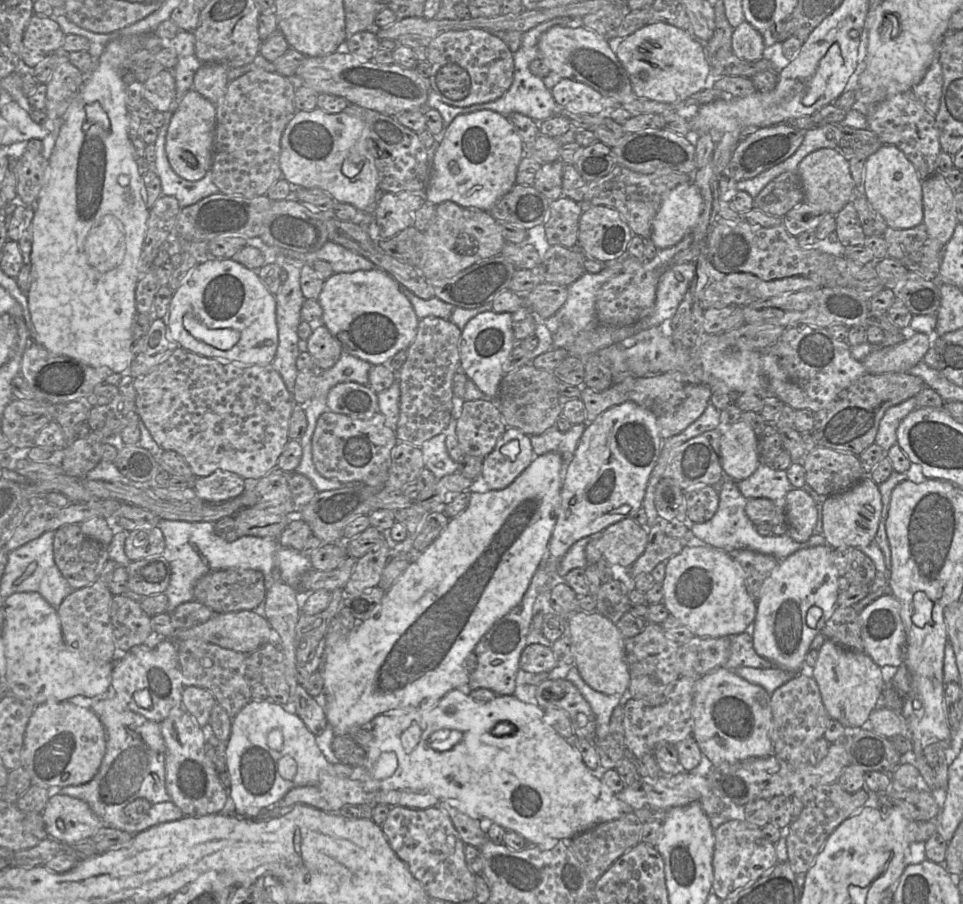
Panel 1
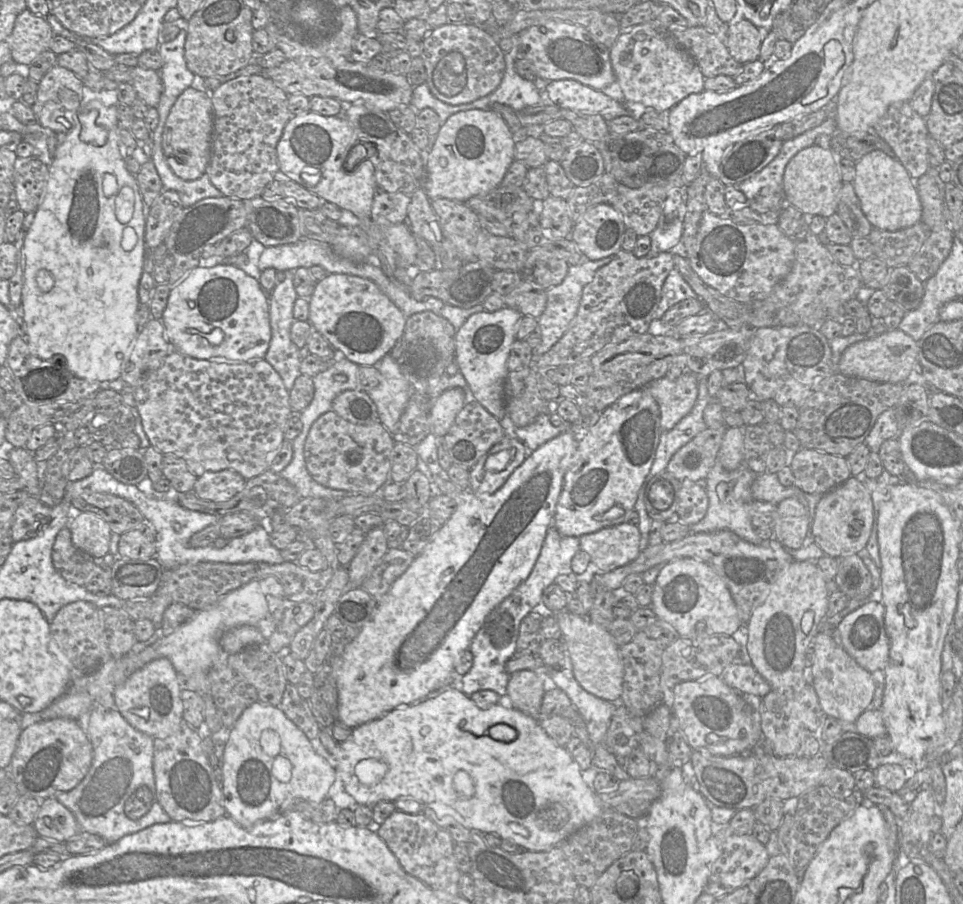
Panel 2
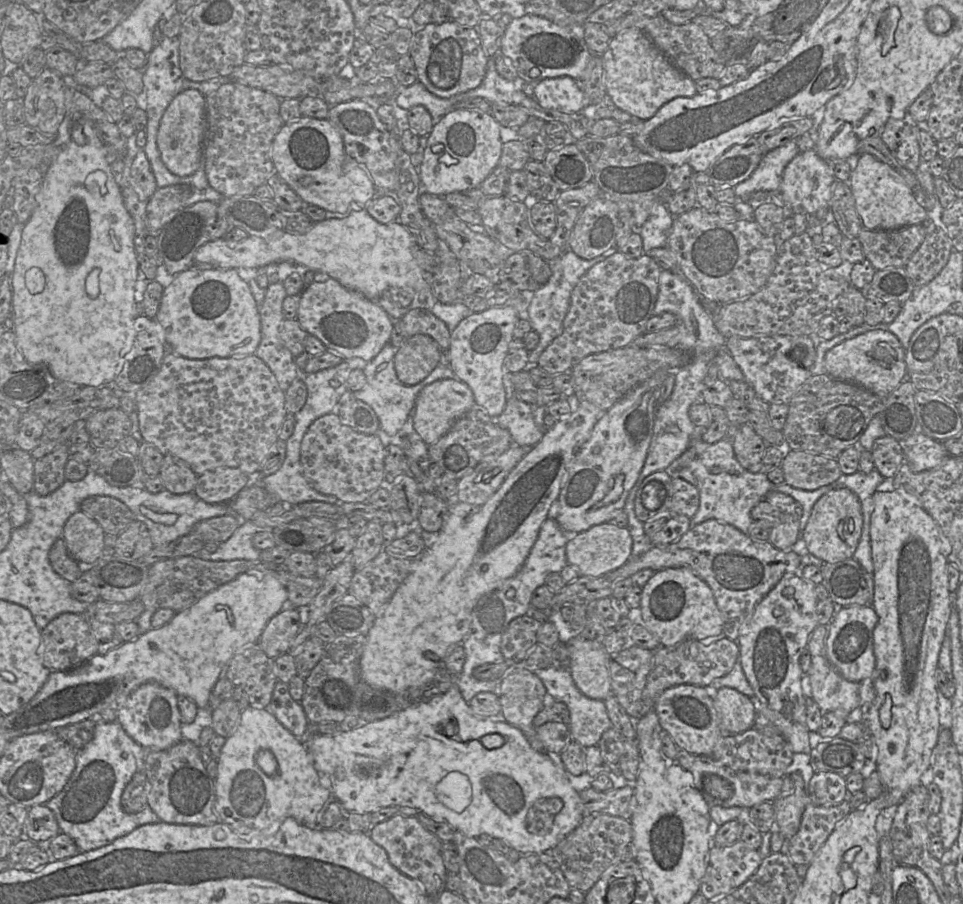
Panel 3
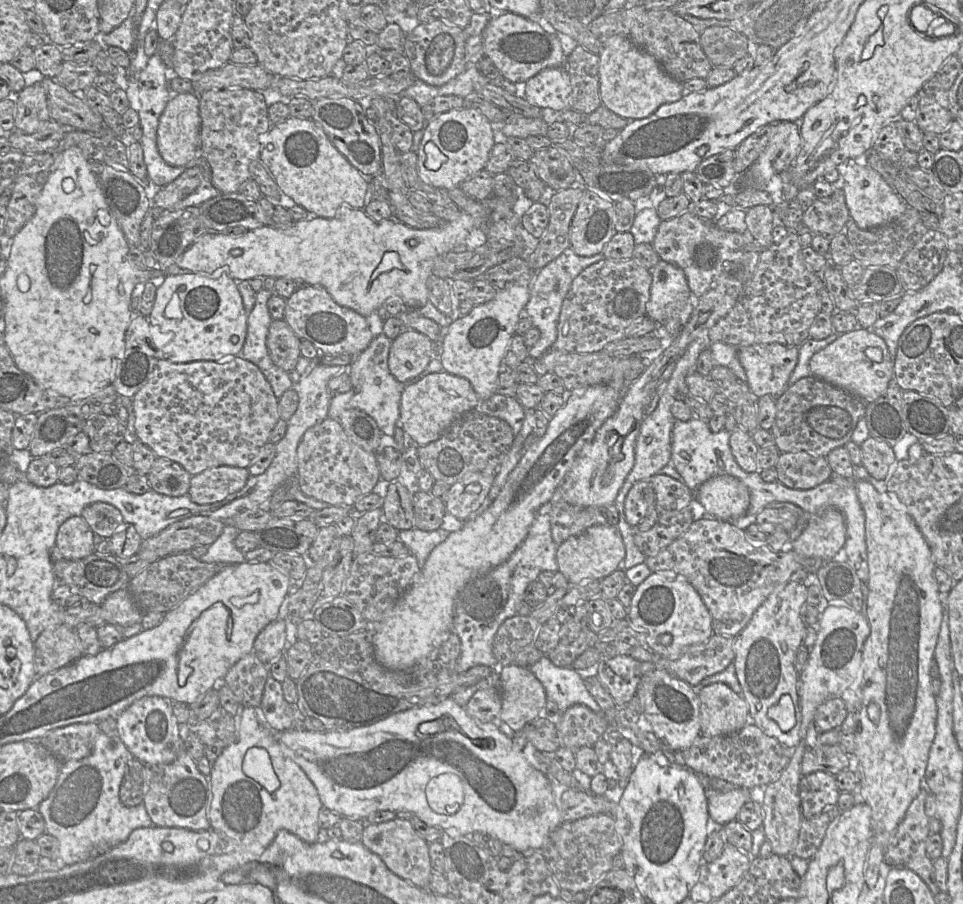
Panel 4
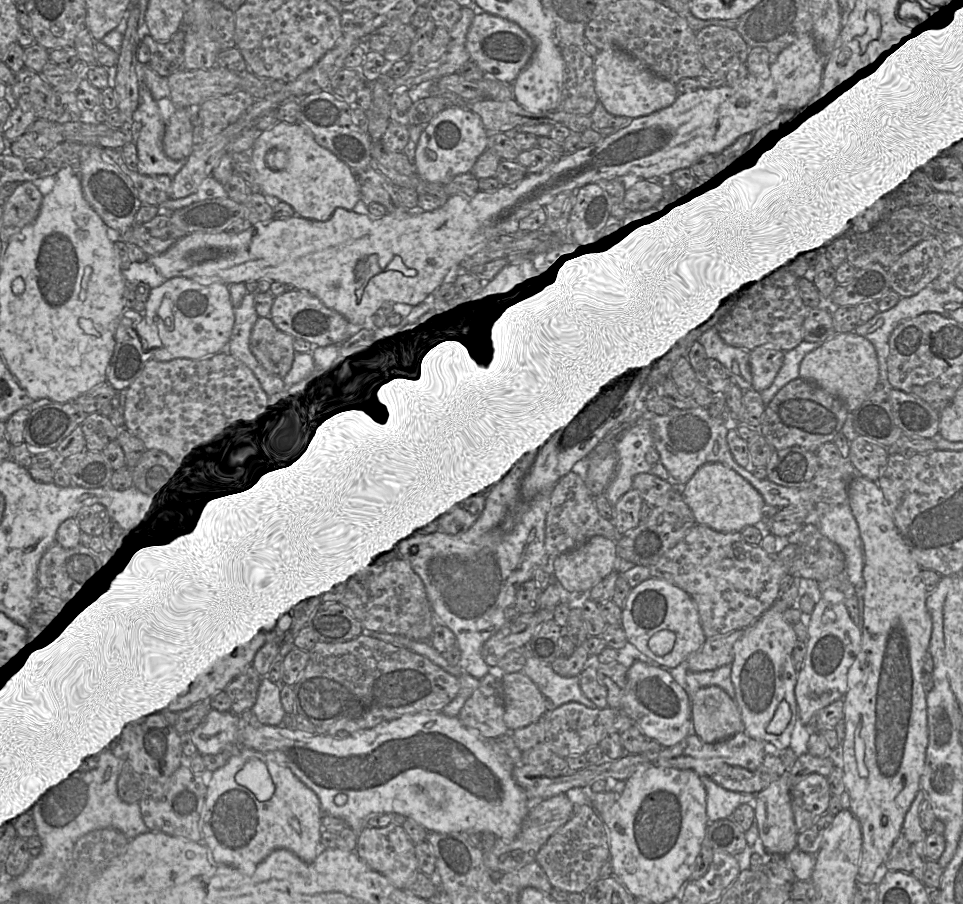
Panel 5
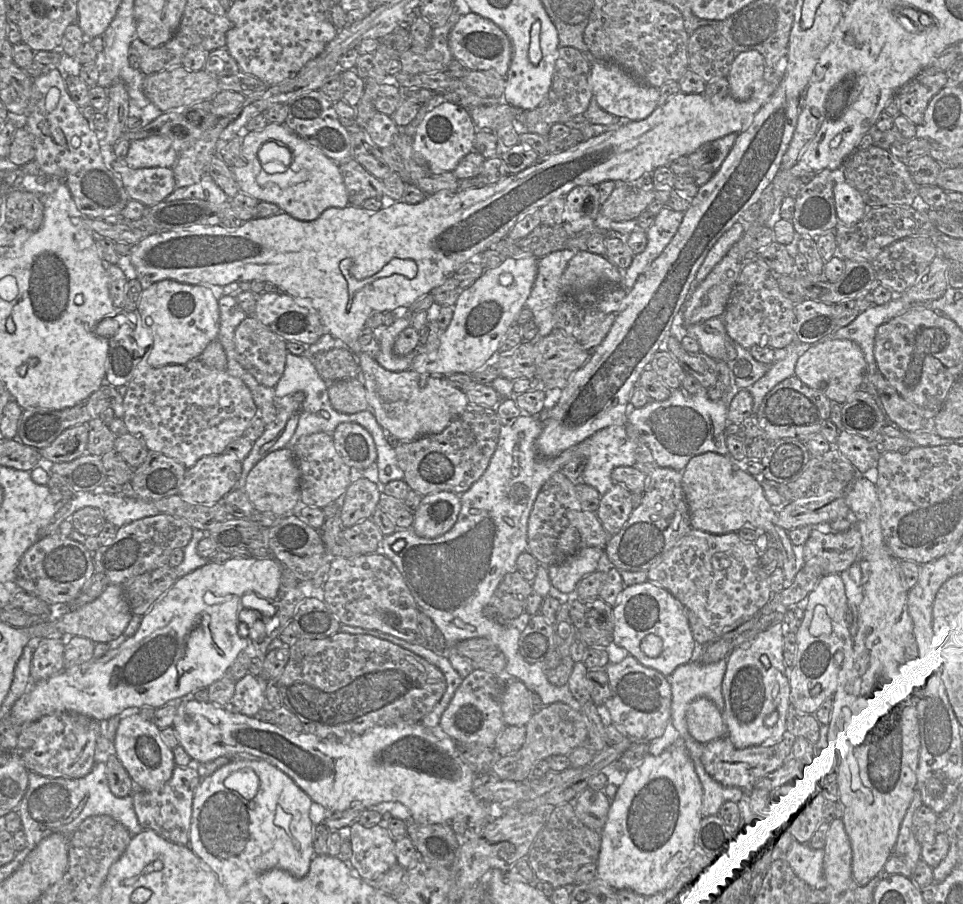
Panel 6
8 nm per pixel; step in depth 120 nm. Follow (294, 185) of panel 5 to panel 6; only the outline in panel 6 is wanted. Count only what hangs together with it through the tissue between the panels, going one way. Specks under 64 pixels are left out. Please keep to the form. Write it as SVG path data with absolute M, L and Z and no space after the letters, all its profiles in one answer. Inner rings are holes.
M271 123L262 130L243 132L241 152L246 165L230 168L241 193L248 194L259 201L274 203L284 213L301 221L314 221L329 208L346 208L350 205L339 164L289 130L284 124ZM268 141L284 144L292 152L292 162L286 171L270 174L263 170L258 151Z

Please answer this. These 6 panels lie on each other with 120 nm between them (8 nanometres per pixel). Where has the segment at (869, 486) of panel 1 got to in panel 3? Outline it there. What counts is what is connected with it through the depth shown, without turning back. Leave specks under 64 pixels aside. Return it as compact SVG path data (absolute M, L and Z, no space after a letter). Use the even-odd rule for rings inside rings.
M848 488L832 489L813 506L808 523L802 533L808 553L828 563L853 558L863 527L861 504Z

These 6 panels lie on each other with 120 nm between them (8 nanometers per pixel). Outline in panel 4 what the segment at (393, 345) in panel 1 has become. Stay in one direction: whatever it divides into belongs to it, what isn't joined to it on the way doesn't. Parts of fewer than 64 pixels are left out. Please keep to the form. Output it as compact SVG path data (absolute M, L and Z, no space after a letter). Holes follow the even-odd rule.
M301 285L286 299L284 320L300 339L310 341L320 354L359 355L372 342L367 318L352 309L338 305L322 286Z

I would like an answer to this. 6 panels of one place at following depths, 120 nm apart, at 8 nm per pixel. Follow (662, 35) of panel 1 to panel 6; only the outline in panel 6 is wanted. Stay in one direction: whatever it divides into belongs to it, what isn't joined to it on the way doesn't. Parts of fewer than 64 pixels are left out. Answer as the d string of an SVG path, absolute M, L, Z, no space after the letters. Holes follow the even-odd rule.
M596 61L591 65L591 91L598 105L620 118L618 124L642 120L659 105L659 88L645 85L612 63Z

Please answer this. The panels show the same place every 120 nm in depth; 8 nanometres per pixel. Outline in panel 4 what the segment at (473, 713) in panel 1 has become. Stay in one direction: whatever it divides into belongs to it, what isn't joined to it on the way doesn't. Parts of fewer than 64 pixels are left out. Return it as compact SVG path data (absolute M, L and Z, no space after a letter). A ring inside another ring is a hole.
M448 697L437 704L408 709L371 725L350 730L312 732L305 729L292 728L277 734L278 740L285 754L301 767L316 787L323 807L337 813L342 818L365 821L371 813L377 811L409 811L427 825L437 827L452 837L457 837L459 835L469 836L474 832L480 832L489 837L499 839L505 845L510 845L521 853L539 851L552 832L563 823L560 809L558 808L555 797L552 793L551 781L543 772L534 768L527 762L522 751L513 743L511 733L503 728L503 726L497 726L493 723L484 723L473 718L467 713L465 707L458 705L452 697ZM443 773L453 773L457 775L462 781L464 787L464 802L458 812L452 815L435 812L429 806L426 797L426 786L428 782L432 778Z

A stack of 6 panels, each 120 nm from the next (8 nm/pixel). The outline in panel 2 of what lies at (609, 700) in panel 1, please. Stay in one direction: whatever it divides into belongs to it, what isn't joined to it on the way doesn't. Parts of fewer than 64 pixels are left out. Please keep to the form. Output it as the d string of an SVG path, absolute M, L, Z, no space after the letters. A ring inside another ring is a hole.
M550 668L548 676L555 686L563 690L582 716L590 739L595 744L603 744L617 703L596 697L584 690L573 675L572 669L556 671Z

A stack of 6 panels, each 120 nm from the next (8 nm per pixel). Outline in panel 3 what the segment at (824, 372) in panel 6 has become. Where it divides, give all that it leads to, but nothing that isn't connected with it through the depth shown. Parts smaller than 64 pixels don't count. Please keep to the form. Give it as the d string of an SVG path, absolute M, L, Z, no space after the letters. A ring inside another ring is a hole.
M871 330L831 348L825 354L826 374L832 378L855 383L872 393L887 398L907 379L906 349L888 330Z

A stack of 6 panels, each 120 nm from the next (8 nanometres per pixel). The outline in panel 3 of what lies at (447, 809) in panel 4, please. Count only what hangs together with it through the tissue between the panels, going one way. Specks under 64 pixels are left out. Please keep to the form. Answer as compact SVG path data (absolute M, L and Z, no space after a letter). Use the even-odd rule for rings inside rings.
M452 771L439 781L436 795L447 808L463 812L472 800L472 785L465 774Z

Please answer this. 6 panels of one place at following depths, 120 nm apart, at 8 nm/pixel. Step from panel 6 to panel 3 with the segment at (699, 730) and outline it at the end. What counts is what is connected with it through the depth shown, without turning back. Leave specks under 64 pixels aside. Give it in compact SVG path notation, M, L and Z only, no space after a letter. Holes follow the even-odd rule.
M730 687L712 691L712 697L723 735L741 733L755 725L757 713L752 698Z

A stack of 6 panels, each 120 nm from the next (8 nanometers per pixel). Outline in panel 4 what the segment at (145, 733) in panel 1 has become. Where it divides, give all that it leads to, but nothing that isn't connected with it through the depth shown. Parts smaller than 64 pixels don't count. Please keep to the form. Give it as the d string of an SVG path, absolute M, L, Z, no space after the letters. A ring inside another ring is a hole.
M101 731L89 756L62 762L54 788L37 807L44 818L46 833L54 836L59 843L57 857L48 859L41 856L40 869L60 870L65 866L86 861L124 842L134 829L155 826L143 803L128 807L120 800L120 785L126 766L132 758L134 756L118 736L108 736Z

